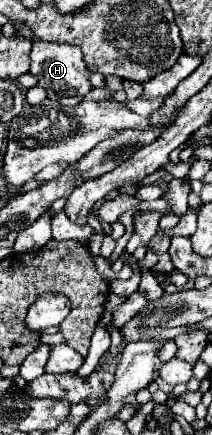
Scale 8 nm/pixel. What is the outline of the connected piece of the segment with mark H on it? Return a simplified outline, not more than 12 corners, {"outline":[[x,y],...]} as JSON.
{"outline":[[33,39],[29,73],[63,105],[93,87],[75,45]]}

